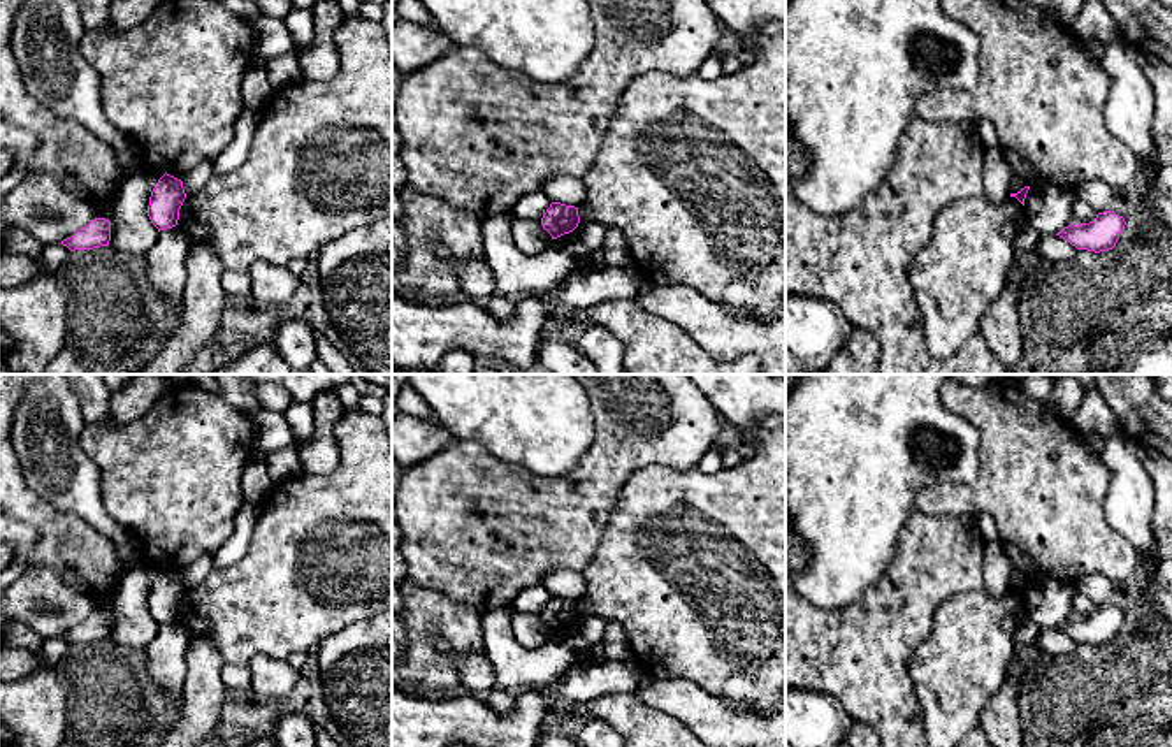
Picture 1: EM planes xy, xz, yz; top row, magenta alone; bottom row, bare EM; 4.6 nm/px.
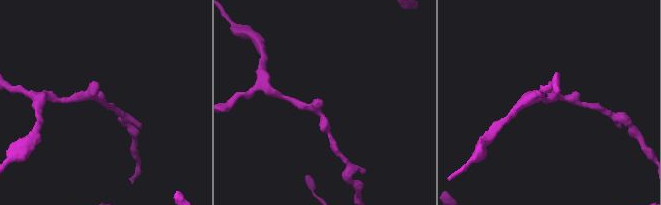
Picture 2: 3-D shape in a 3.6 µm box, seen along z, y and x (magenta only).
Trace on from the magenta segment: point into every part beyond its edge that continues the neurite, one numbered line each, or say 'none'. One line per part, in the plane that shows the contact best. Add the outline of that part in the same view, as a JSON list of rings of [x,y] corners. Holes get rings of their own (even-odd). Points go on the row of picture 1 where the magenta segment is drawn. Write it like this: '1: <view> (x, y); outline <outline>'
none

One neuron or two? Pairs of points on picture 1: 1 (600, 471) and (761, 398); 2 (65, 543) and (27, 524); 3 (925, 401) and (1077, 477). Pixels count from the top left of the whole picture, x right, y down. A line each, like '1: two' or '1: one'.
1: two
2: one
3: two

